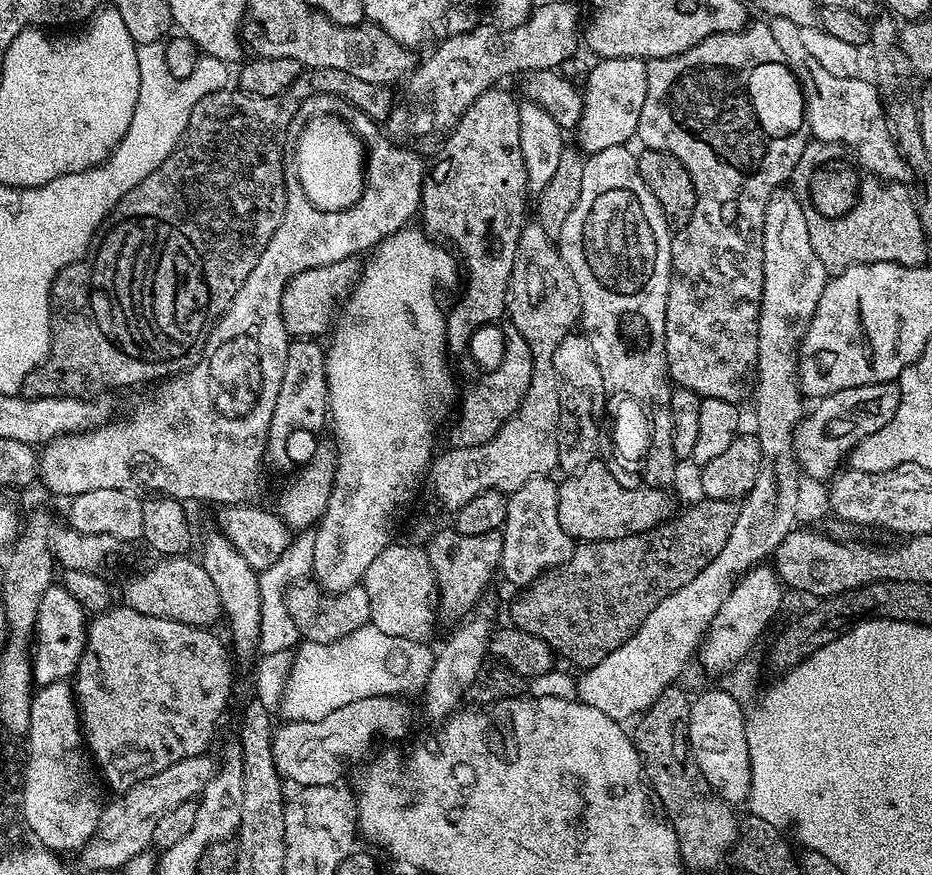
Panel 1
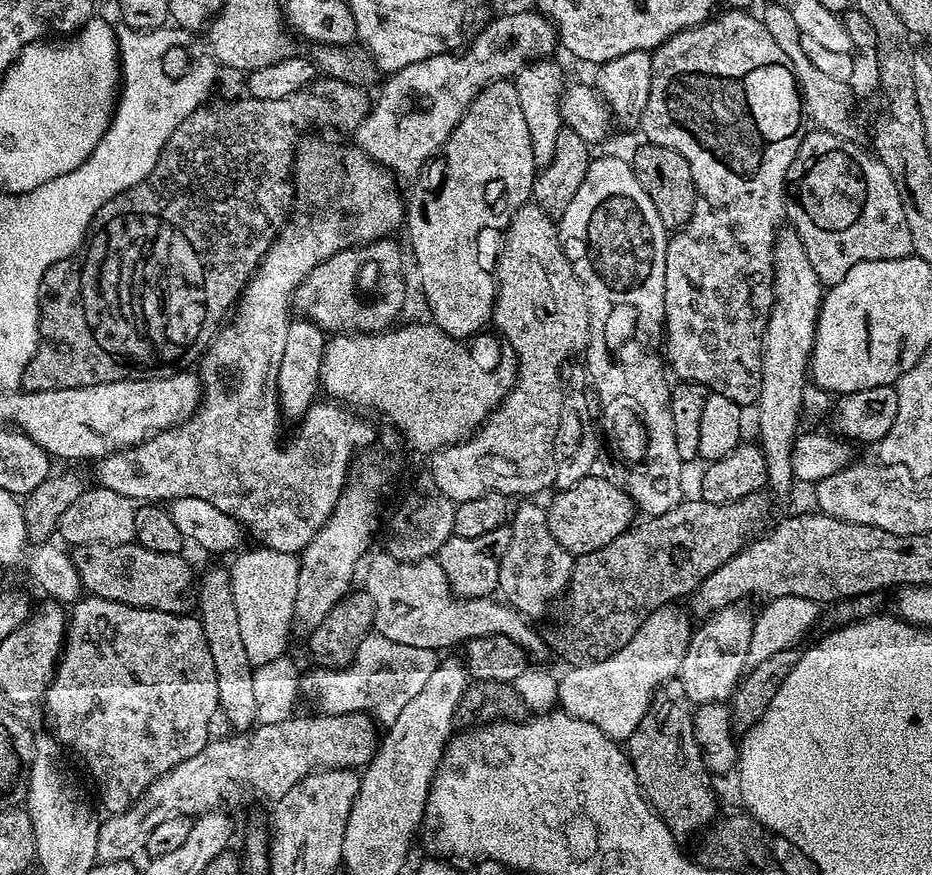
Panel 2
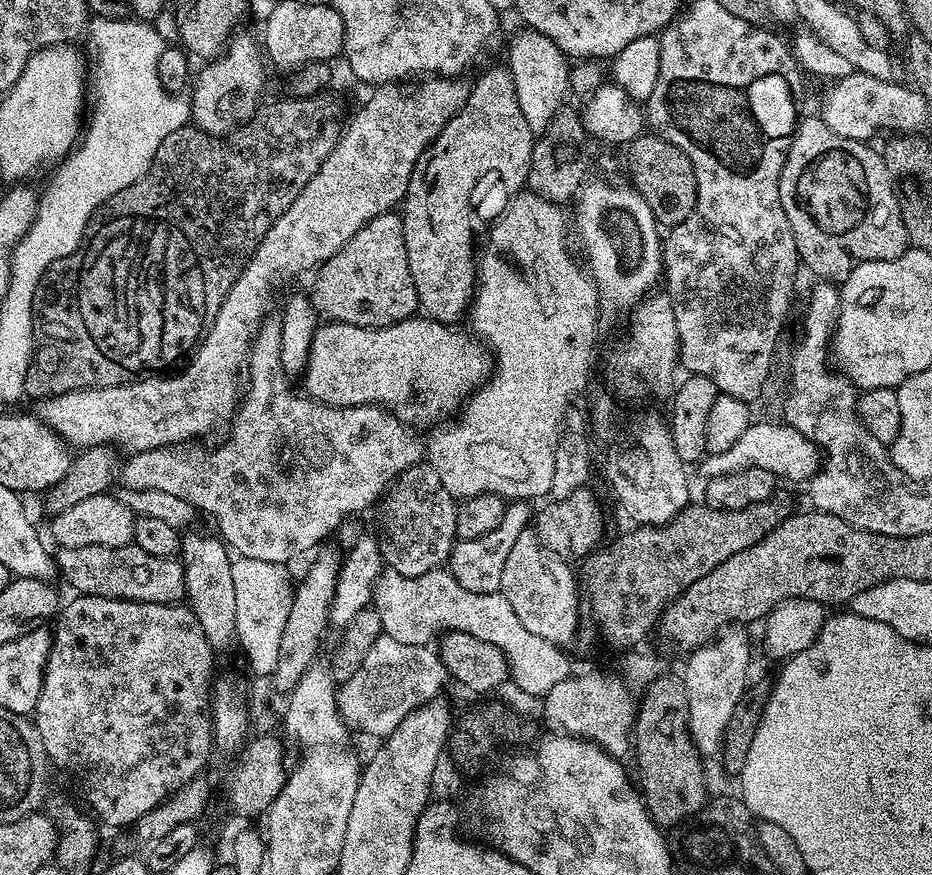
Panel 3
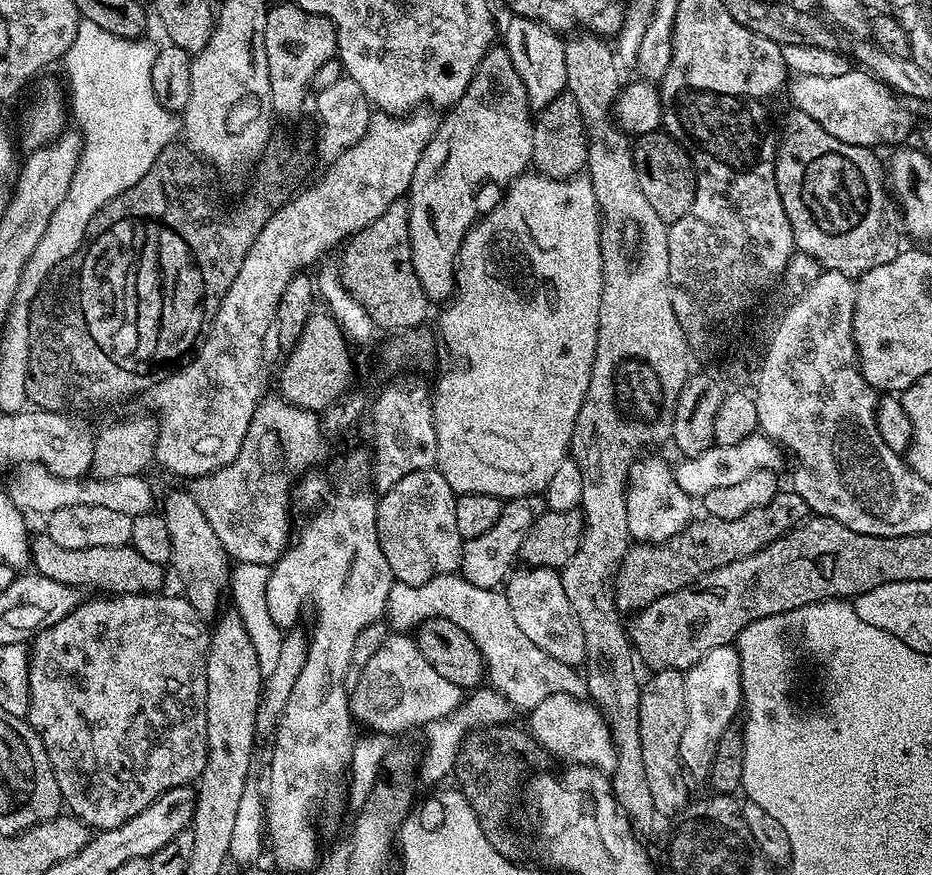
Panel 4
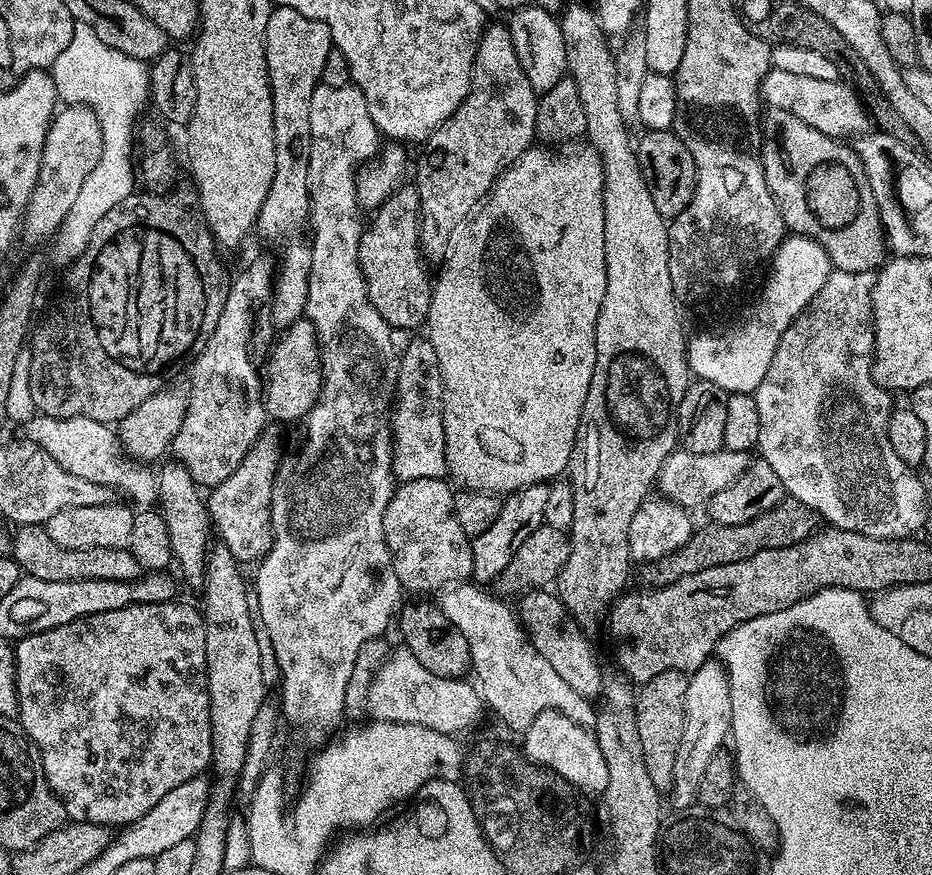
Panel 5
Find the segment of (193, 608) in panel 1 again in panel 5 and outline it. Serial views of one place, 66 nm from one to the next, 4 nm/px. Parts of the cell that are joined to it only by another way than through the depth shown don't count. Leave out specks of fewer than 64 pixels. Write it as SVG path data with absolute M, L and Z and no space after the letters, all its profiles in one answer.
M22 524L12 536L10 555L18 562L21 573L42 578L46 582L74 582L75 580L137 580L142 575L138 561L128 553L127 548L91 548L70 550L58 546L54 538L41 525Z

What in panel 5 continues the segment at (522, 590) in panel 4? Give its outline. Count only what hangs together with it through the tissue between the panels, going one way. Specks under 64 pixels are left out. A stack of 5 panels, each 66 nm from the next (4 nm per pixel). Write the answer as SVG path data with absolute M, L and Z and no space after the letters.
M533 590L519 601L518 619L526 629L527 639L532 641L542 658L558 670L558 675L564 679L577 694L585 698L599 697L602 692L602 675L600 668L592 661L592 646L584 638L583 631L565 628L566 609L559 596L552 590Z

